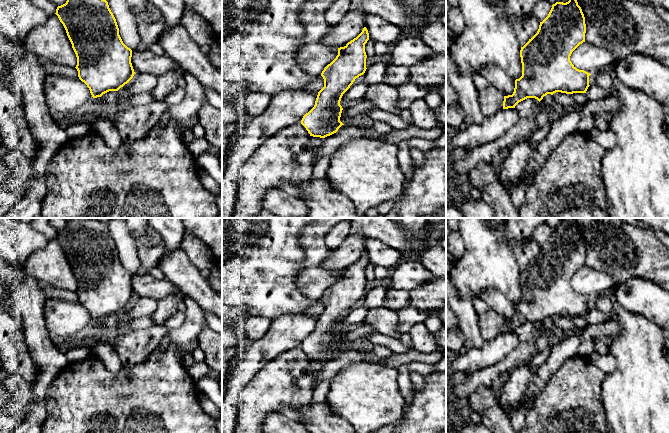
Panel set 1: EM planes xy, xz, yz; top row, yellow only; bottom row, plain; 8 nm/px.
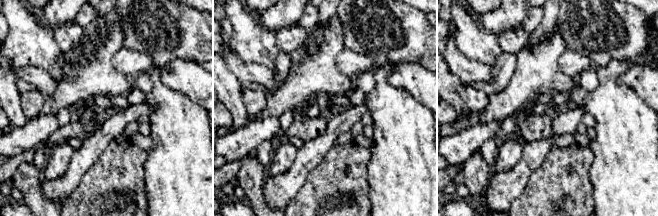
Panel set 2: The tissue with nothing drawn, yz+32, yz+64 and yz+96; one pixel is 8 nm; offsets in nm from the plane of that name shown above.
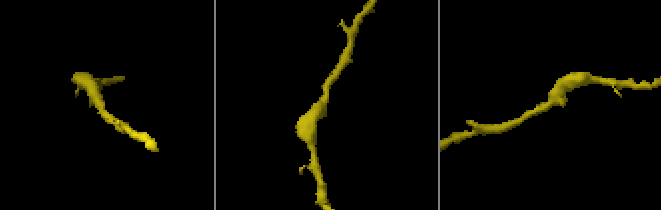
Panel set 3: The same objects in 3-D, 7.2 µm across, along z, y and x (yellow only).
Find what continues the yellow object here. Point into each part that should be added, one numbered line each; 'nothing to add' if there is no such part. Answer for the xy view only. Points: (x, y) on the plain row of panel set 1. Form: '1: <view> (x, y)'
nothing to add

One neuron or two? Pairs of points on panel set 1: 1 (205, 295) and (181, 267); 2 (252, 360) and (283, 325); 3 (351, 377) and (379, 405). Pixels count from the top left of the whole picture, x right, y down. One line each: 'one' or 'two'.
1: one
2: one
3: one

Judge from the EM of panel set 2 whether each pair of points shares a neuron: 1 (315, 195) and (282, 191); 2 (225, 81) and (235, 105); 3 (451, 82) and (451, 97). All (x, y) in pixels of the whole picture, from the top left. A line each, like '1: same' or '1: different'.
1: different
2: same
3: same

